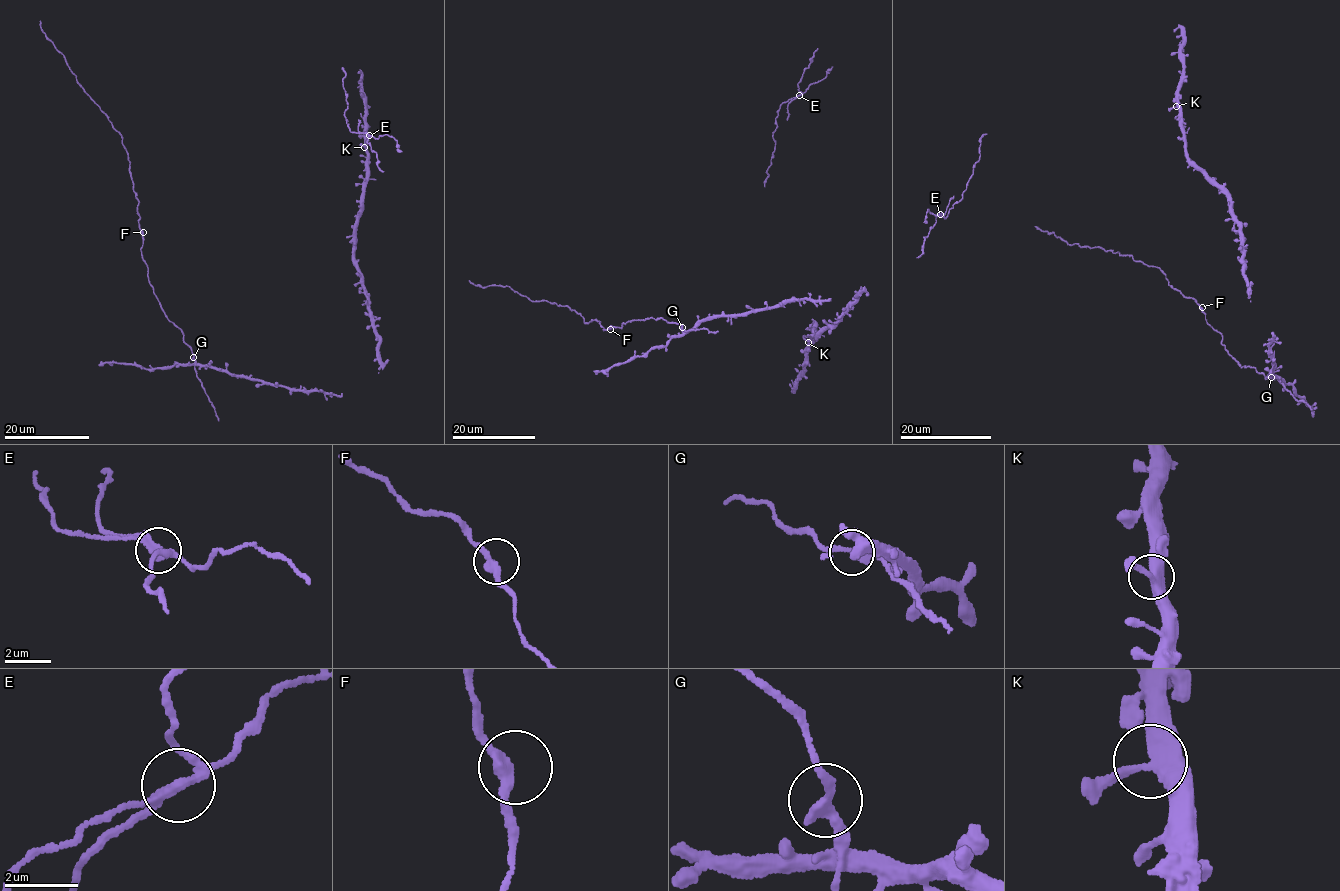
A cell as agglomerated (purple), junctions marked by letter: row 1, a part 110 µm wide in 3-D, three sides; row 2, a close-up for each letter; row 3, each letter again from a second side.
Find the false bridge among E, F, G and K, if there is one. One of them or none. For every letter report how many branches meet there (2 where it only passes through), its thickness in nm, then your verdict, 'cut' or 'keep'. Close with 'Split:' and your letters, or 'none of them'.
E: 3 | 240 nm | cut
F: 2 | 280 nm | keep
G: 2 | 300 nm | keep
K: 3 | 420 nm | keep
Split: E

